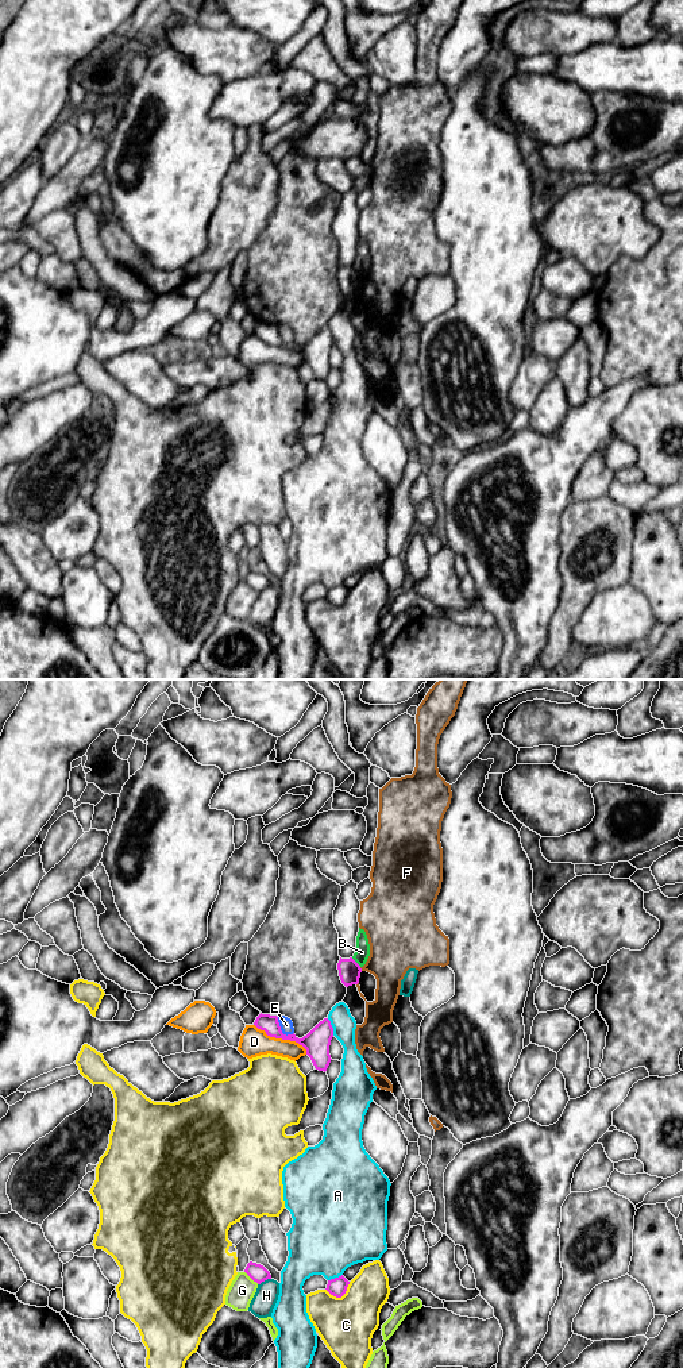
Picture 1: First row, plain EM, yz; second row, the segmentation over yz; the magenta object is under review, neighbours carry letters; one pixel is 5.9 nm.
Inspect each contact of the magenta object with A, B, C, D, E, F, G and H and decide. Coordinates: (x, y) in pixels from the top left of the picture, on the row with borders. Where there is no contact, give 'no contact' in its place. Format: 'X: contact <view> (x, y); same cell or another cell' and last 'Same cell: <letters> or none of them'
A: contact yz (331, 1027); another cell
B: contact yz (355, 962); another cell
C: contact yz (340, 1297); another cell
D: contact yz (282, 1039); another cell
E: contact yz (280, 1029); another cell
F: contact yz (361, 968); another cell
G: contact yz (251, 1278); another cell
H: contact yz (263, 1280); another cell
Same cell: none of them

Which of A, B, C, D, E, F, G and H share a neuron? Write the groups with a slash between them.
A / B / C / D / E / F / G / H

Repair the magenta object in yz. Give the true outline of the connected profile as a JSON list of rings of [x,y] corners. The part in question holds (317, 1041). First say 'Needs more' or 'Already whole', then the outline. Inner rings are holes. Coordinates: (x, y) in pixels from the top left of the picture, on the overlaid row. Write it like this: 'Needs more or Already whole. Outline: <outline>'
Already whole. Outline: [[[259,1014],[254,1025],[265,1030],[267,1036],[296,1041],[306,1049],[306,1055],[310,1057],[313,1066],[319,1071],[327,1071],[331,1063],[329,1045],[333,1037],[333,1028],[328,1018],[320,1021],[306,1036],[298,1038],[293,1034],[283,1034],[277,1016]]]

